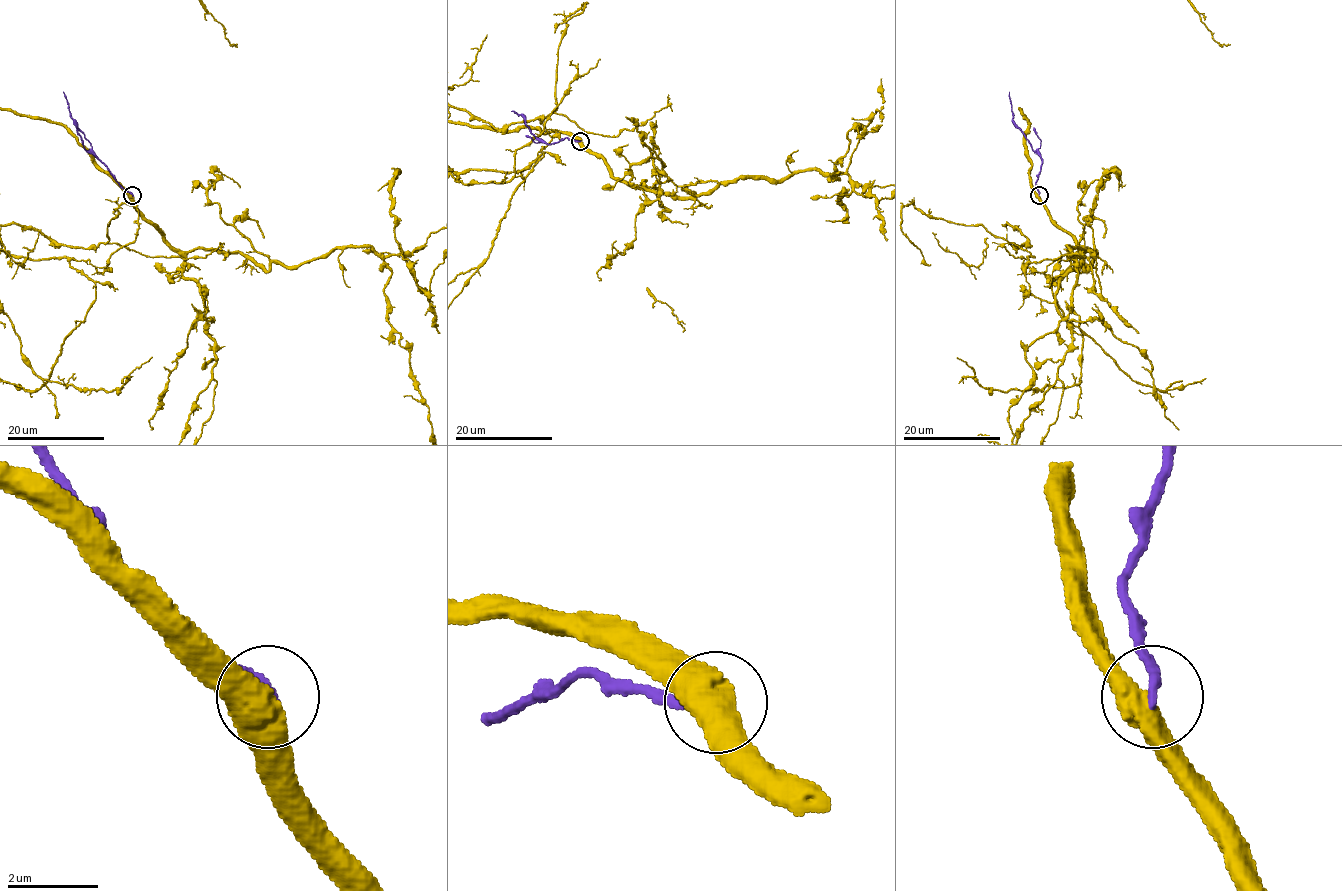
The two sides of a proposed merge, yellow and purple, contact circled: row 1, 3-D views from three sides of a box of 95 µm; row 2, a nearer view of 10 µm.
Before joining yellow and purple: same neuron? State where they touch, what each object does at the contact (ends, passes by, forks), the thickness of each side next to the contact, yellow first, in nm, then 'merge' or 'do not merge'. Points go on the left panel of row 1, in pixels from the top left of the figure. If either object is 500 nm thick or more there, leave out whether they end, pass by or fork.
place (132, 195); calibres 600 and 240 nm; do not merge

